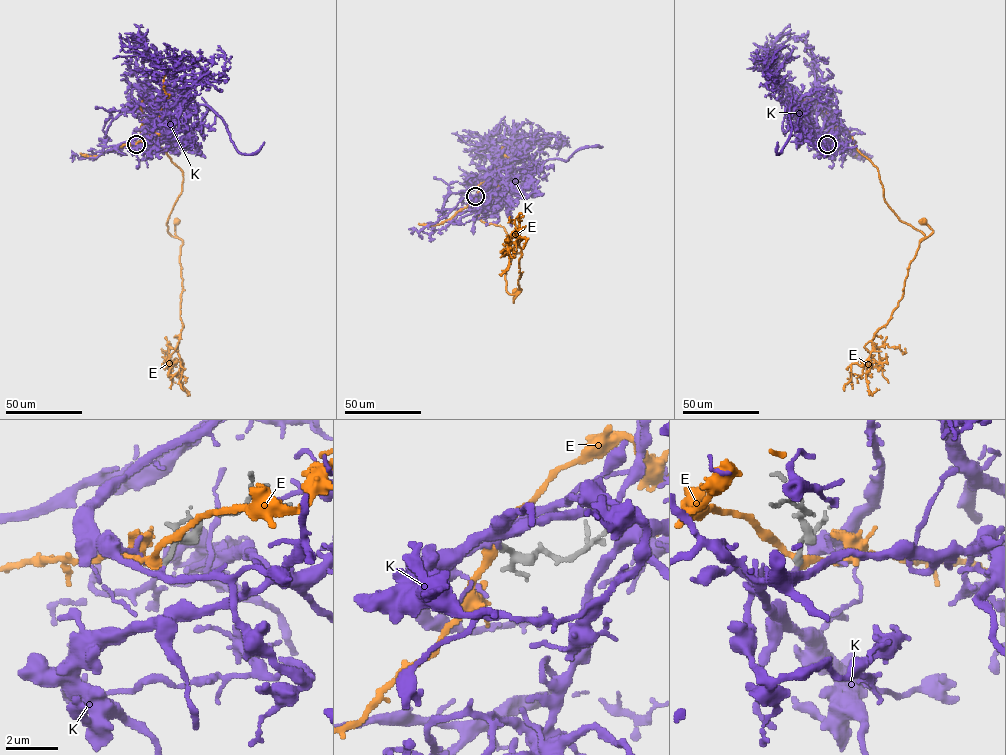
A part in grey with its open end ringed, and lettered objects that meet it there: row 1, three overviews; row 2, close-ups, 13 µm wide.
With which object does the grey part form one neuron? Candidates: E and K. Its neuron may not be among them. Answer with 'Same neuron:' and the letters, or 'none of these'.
Same neuron: K

